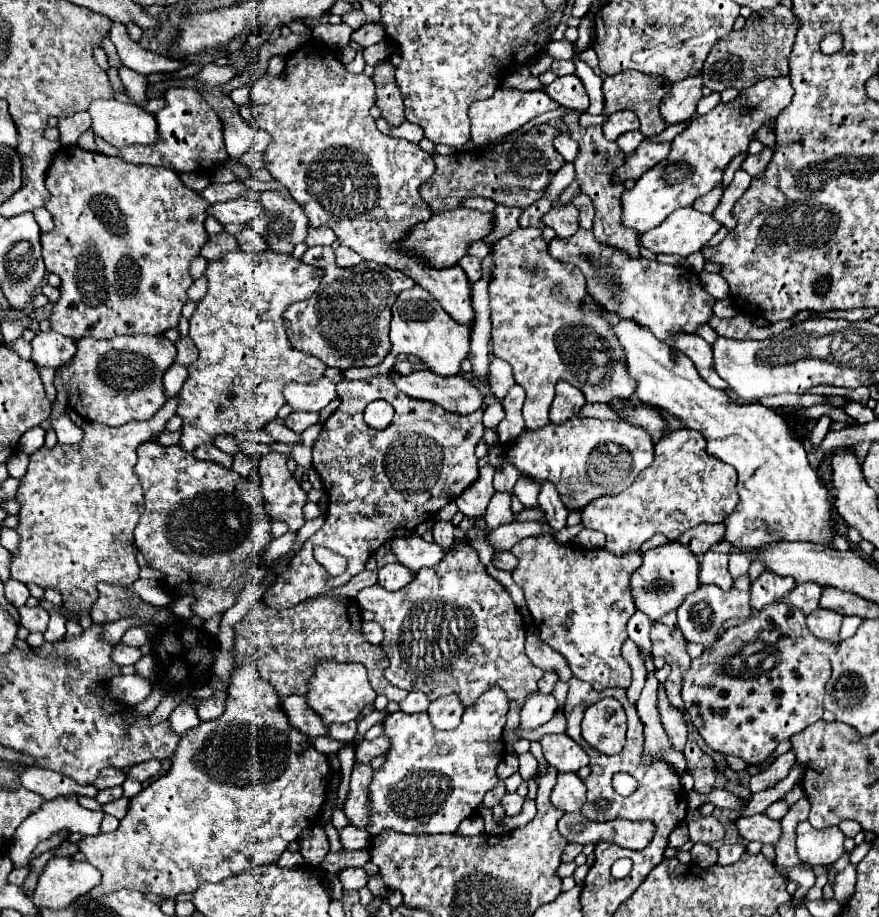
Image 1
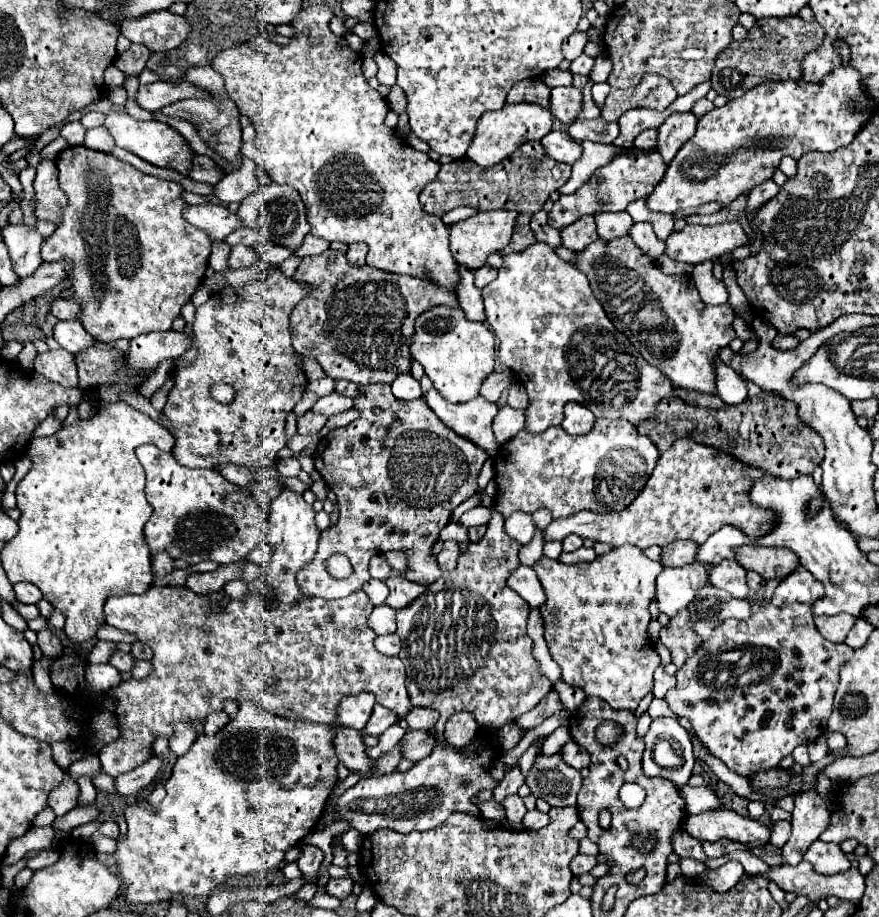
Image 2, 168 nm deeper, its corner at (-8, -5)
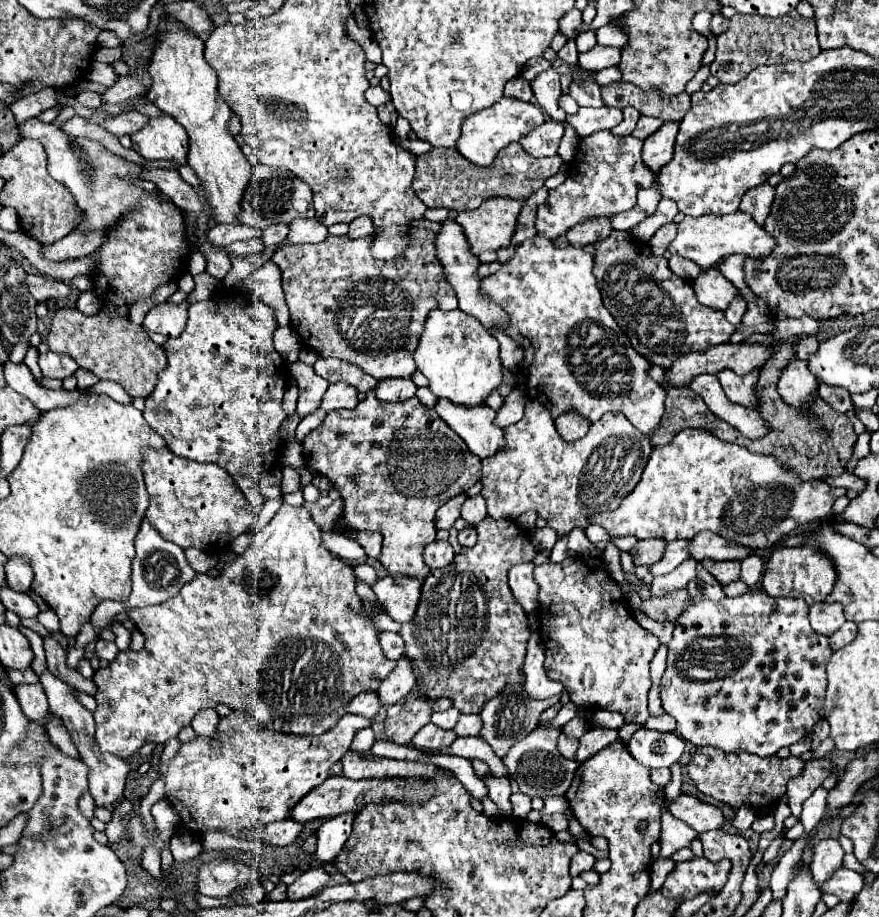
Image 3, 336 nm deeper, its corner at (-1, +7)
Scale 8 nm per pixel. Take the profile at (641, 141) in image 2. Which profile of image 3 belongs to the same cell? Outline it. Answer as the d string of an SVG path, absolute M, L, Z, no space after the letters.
M641 116L635 130L633 130L633 136L639 138L639 140L645 140L647 136L651 136L659 126L663 124L663 120L659 118L653 118L653 116Z

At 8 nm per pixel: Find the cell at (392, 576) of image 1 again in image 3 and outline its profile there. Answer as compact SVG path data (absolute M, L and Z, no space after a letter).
M385 576L377 580L371 588L395 622L405 622L413 618L413 612L417 610L417 600L421 596L421 580Z

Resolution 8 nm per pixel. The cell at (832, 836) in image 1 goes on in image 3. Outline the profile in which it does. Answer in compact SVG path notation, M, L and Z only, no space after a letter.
M825 838L811 846L811 874L817 882L827 880L843 862L843 848L837 840Z

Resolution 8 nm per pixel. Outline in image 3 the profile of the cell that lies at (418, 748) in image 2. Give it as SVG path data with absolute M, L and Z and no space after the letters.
M425 724L415 736L413 736L413 746L419 750L441 750L449 746L457 734L453 730L443 730L437 728L435 724Z

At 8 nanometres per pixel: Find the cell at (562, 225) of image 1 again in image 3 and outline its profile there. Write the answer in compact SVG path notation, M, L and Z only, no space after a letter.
M595 218L595 220L585 220L583 224L577 224L573 228L569 228L569 232L565 234L571 246L587 246L587 244L595 244L597 240L603 240L605 236L609 236L611 232L611 224L607 218Z

